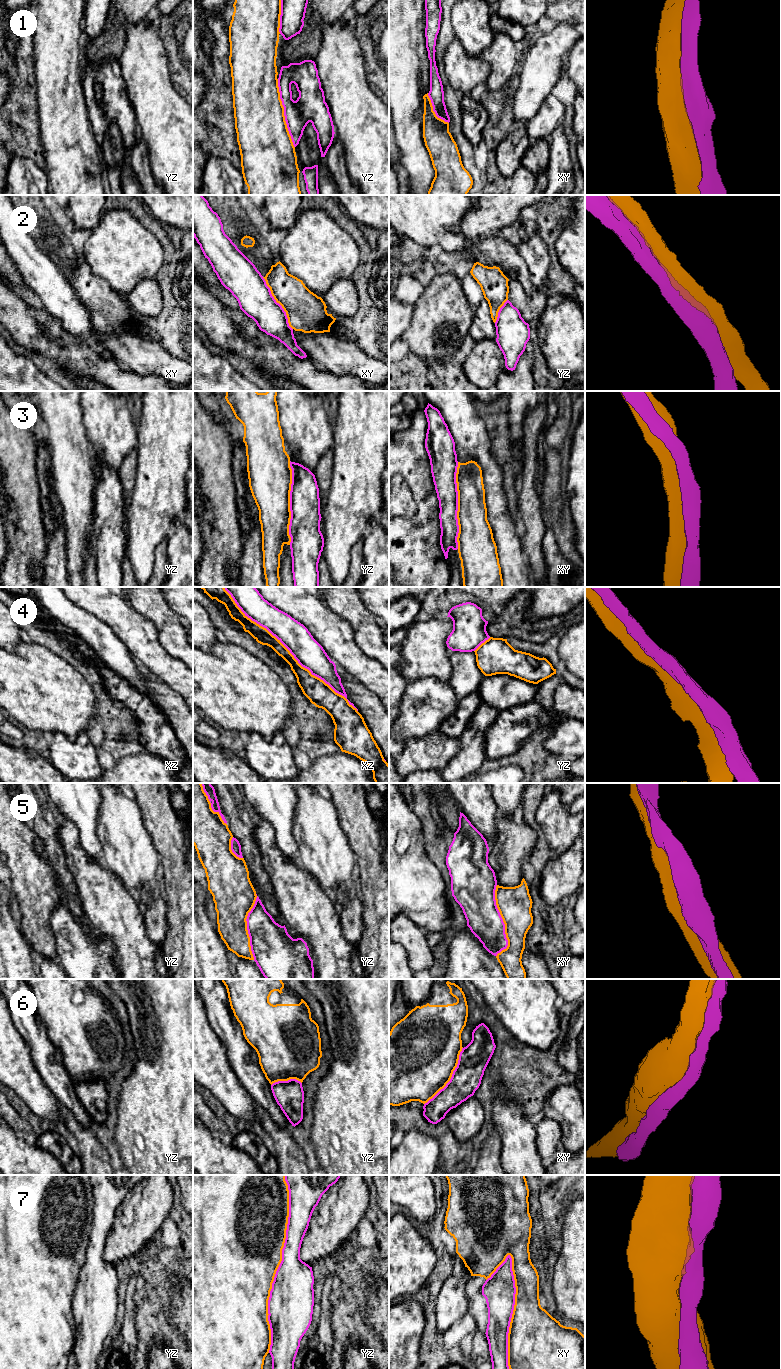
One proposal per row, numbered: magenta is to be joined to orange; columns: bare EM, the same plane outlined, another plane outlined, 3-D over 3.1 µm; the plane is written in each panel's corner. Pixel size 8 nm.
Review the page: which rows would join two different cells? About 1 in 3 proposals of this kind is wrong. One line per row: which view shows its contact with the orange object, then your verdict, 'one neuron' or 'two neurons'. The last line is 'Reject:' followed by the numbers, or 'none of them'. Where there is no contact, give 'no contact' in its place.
1: yz | one neuron
2: xy | two neurons
3: xy | one neuron
4: xz | two neurons
5: xy | two neurons
6: xy | one neuron
7: yz | one neuron
Reject: 2, 4, 5

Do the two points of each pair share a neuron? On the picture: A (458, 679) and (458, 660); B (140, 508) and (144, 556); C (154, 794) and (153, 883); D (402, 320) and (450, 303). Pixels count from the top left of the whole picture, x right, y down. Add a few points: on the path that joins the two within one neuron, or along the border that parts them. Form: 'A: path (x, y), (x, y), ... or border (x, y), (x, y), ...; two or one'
A: path (458, 674), (458, 665); one
B: path (144, 520), (144, 544); one
C: border (142, 821), (158, 853), (159, 865); two
D: border (414, 306), (411, 322), (400, 337); two

